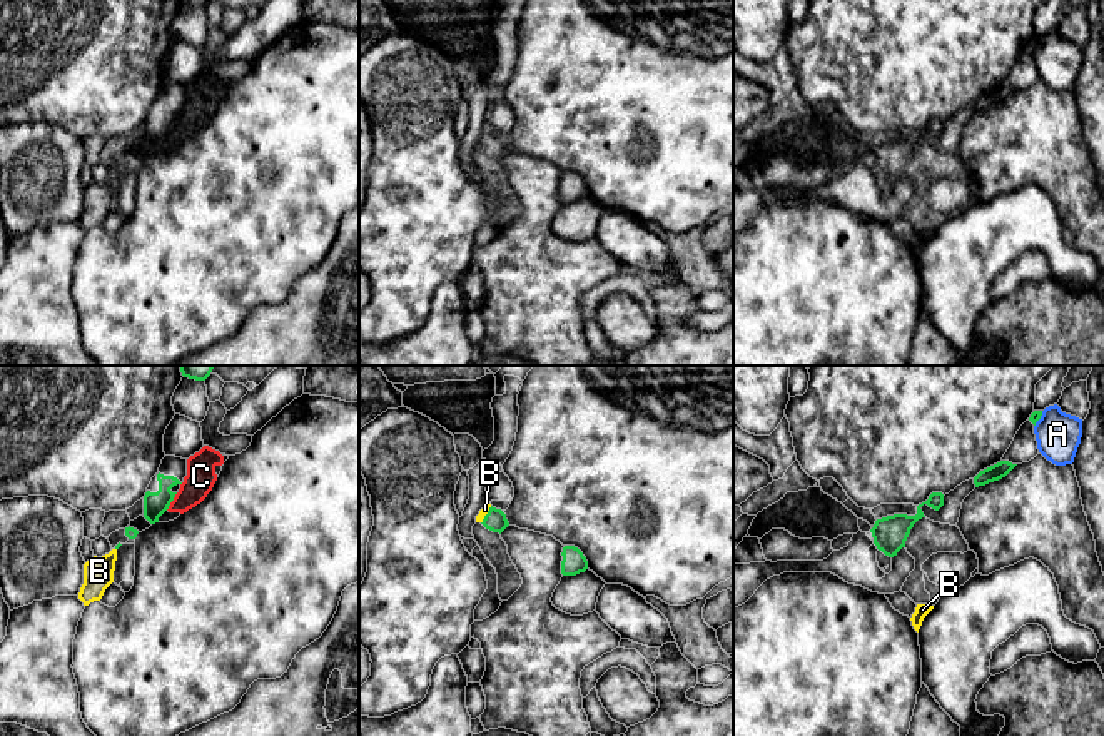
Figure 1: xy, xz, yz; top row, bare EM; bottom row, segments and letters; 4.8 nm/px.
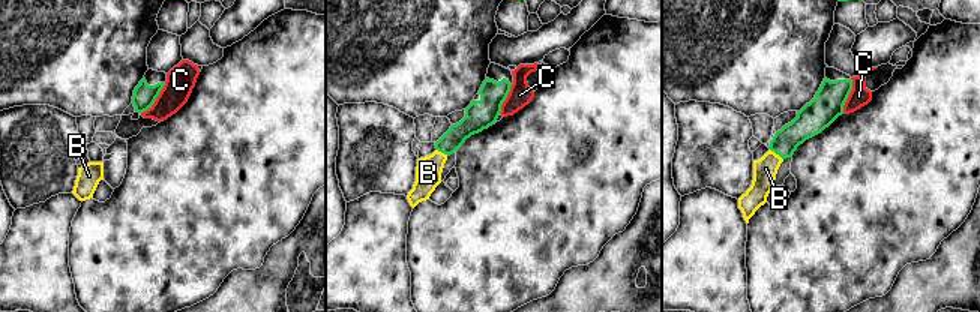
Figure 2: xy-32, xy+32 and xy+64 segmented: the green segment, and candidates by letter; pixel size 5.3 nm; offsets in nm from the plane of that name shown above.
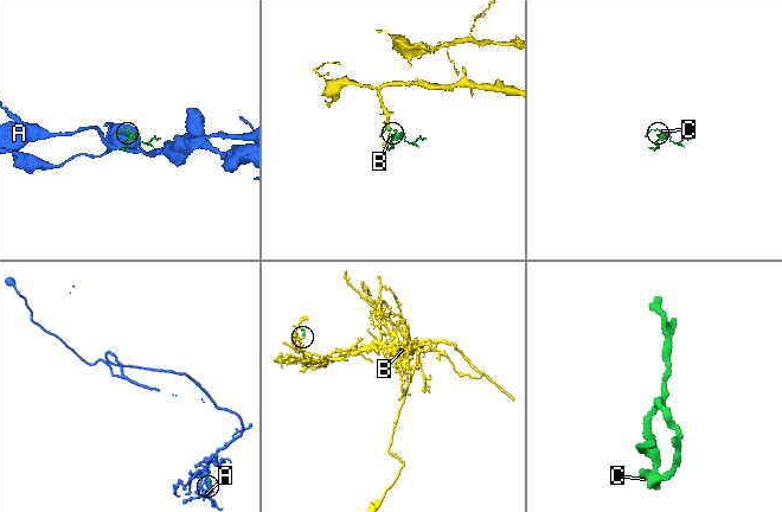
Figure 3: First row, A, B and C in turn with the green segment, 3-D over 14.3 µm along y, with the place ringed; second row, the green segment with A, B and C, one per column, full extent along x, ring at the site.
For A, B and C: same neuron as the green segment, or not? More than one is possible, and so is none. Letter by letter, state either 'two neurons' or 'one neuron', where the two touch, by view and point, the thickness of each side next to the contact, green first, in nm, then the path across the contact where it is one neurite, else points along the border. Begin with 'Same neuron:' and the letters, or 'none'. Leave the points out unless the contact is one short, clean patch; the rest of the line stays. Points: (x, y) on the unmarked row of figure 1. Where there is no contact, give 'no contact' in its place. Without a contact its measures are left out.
Same neuron: B
A: two neurons; contact yz (1039, 44); calibres 50 and 220 nm; border yz (1043, 37), (1034, 52)
B: one neuron; contact xz (486, 141); calibres 100 and 40 nm; way xz (495, 146), (486, 141), (485, 136)
C: two neurons; contact xy (172, 126); calibres 110 and 140 nm; border xy (177, 119), (166, 136)

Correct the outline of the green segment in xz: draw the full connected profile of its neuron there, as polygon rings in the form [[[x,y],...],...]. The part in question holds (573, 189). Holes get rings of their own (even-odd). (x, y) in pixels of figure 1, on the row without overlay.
[[[565,172],[561,182],[563,182],[561,187],[563,202],[576,202],[588,195],[588,187],[578,174]]]

